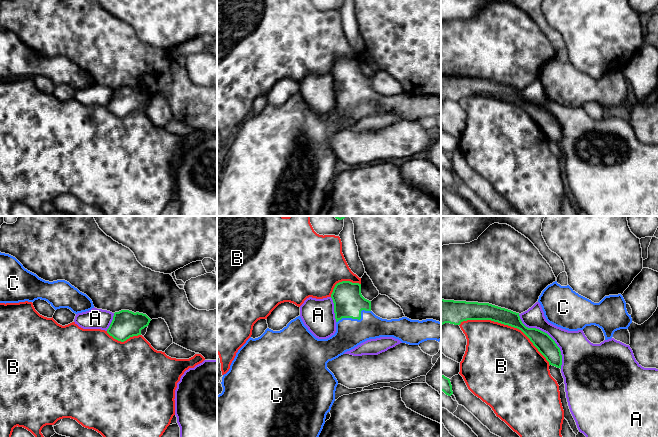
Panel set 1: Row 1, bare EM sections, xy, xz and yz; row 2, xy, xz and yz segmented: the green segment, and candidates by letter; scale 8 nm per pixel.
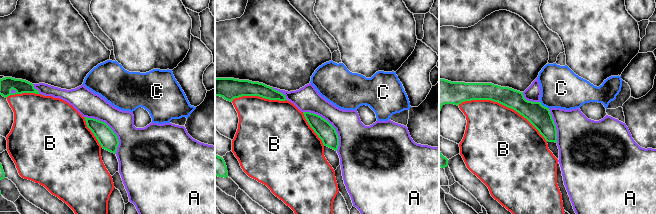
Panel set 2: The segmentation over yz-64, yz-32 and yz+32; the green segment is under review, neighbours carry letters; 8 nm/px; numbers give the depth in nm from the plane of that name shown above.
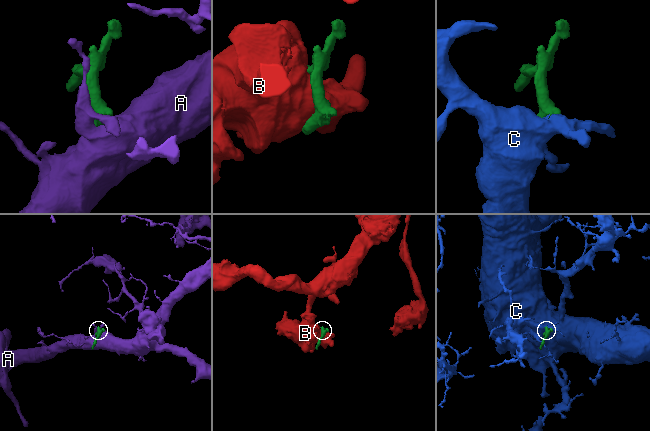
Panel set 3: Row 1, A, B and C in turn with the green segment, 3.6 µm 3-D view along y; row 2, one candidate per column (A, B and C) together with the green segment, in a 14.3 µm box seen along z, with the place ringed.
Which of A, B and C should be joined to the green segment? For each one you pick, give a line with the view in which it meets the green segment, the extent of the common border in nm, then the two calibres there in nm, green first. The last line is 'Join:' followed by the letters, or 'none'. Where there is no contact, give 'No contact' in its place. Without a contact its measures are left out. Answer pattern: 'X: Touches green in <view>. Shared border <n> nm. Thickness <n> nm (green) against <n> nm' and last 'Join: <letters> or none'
C: Touches green in xz. Shared border 300 nm. Thickness 240 nm (green) against 240 nm
Join: C

